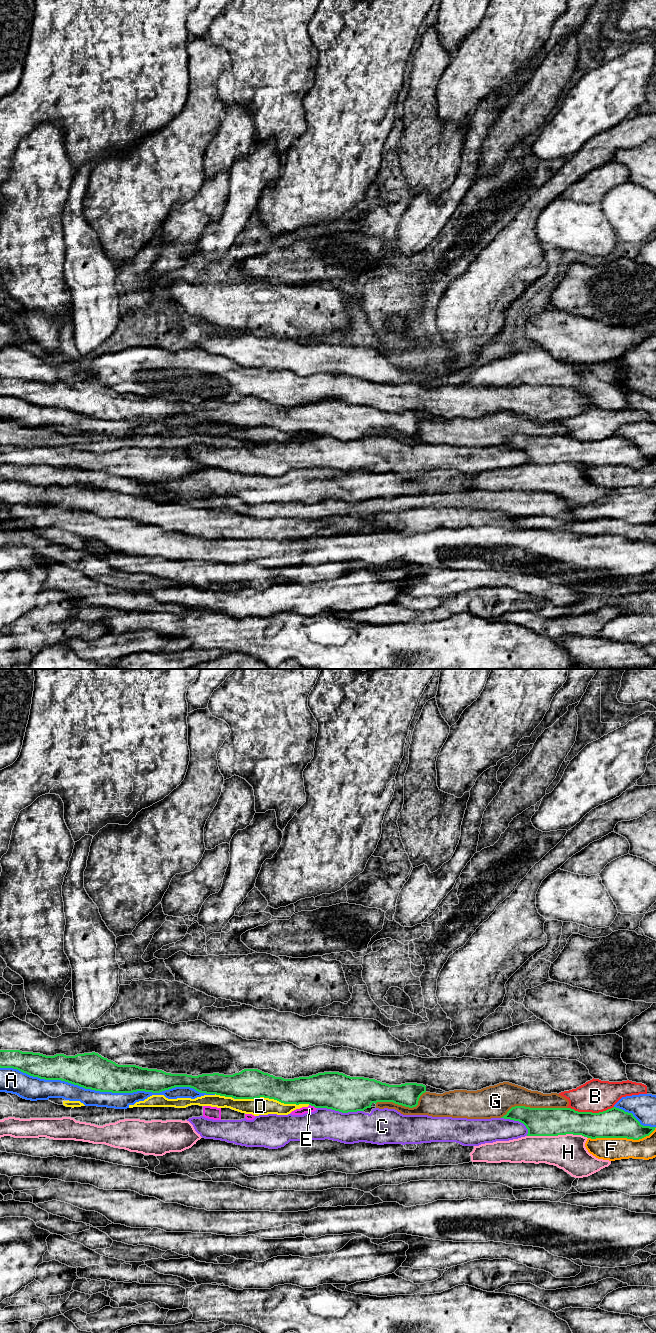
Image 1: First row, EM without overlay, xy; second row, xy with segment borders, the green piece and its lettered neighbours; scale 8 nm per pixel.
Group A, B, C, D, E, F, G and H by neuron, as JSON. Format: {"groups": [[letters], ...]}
{"groups": [["A"], ["B"], ["C"], ["D", "G"], ["E", "F"], ["H"]]}

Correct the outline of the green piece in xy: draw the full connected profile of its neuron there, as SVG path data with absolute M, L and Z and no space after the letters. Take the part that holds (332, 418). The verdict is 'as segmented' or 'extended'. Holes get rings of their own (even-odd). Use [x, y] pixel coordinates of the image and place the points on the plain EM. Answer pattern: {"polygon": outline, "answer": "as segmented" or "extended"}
{"polygon": "M0 378L0 396L13 396L40 407L61 408L100 420L160 421L175 415L190 415L200 421L235 427L264 425L284 432L309 432L342 441L364 439L377 430L393 430L413 436L426 420L423 412L389 413L339 400L294 407L275 405L258 397L244 397L233 403L171 402L136 393L118 393L95 380L46 384L20 378Z", "answer": "as segmented"}

